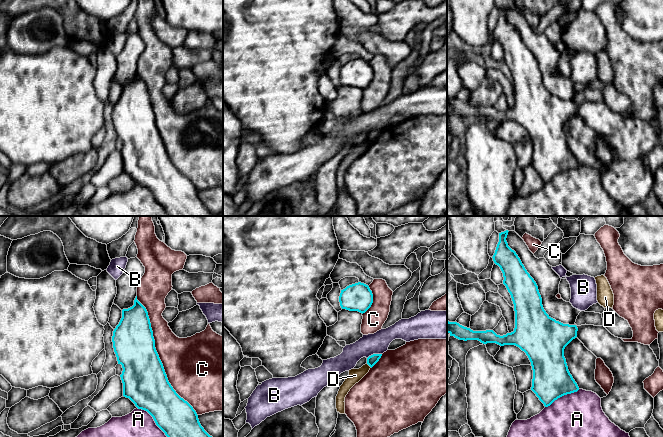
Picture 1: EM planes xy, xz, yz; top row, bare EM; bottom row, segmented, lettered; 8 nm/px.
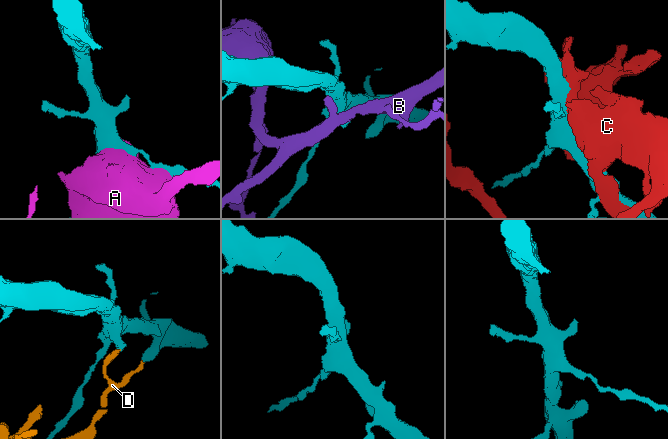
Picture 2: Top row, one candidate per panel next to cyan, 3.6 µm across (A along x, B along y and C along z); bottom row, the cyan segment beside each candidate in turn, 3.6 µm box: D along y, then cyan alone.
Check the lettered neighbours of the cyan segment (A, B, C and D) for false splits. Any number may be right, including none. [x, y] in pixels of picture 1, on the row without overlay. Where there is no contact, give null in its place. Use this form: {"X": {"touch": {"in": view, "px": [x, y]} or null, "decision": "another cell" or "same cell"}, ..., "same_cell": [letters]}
{"A": {"touch": {"in": "xy", "px": [154, 196]}, "decision": "another cell"}, "B": {"touch": {"in": "xz", "px": [374, 130]}, "decision": "another cell"}, "C": {"touch": {"in": "xy", "px": [158, 132]}, "decision": "another cell"}, "D": {"touch": {"in": "xz", "px": [369, 141]}, "decision": "another cell"}, "same_cell": []}

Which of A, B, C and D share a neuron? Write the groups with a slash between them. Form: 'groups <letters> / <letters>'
groups A / B / C / D

